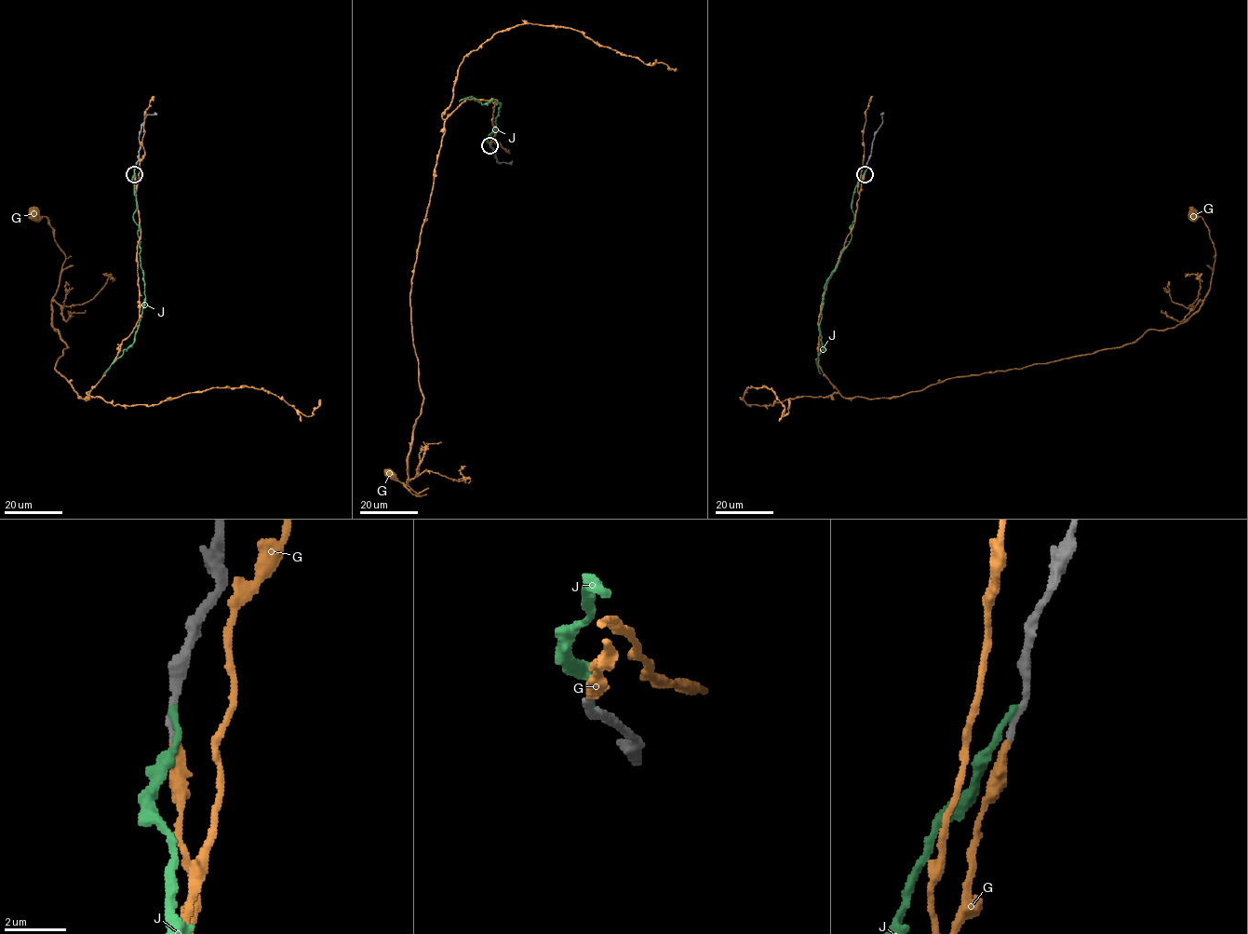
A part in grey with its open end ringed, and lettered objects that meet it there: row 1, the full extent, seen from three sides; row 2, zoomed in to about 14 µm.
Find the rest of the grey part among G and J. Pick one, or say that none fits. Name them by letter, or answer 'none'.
G

